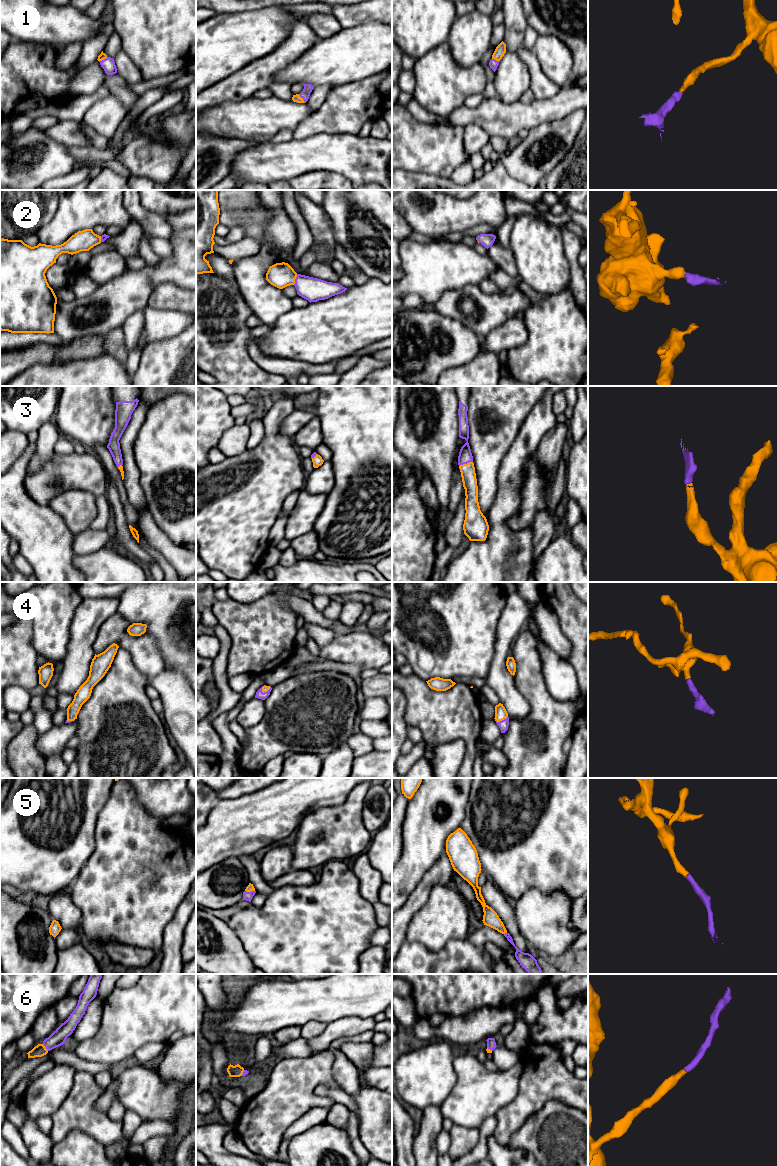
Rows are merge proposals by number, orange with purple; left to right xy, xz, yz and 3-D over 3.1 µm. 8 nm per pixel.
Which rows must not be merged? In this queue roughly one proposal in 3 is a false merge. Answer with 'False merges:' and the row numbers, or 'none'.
False merges: none

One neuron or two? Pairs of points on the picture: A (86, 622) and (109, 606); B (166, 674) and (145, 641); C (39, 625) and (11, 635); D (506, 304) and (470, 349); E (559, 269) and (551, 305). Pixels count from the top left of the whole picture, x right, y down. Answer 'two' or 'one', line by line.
A: one
B: two
C: two
D: two
E: two

